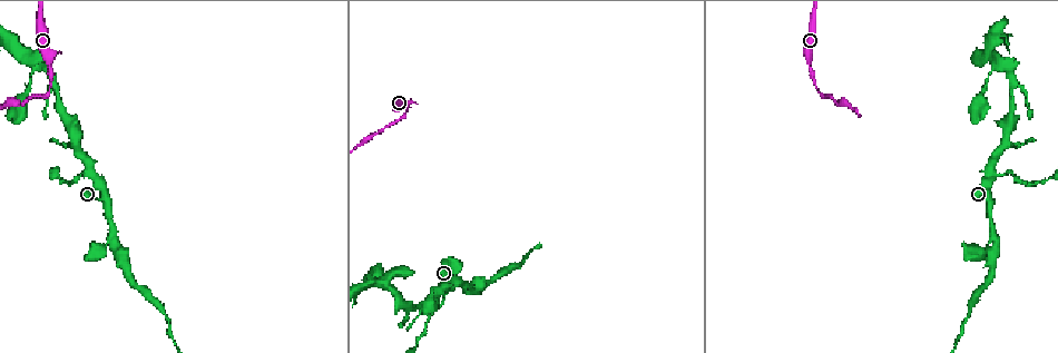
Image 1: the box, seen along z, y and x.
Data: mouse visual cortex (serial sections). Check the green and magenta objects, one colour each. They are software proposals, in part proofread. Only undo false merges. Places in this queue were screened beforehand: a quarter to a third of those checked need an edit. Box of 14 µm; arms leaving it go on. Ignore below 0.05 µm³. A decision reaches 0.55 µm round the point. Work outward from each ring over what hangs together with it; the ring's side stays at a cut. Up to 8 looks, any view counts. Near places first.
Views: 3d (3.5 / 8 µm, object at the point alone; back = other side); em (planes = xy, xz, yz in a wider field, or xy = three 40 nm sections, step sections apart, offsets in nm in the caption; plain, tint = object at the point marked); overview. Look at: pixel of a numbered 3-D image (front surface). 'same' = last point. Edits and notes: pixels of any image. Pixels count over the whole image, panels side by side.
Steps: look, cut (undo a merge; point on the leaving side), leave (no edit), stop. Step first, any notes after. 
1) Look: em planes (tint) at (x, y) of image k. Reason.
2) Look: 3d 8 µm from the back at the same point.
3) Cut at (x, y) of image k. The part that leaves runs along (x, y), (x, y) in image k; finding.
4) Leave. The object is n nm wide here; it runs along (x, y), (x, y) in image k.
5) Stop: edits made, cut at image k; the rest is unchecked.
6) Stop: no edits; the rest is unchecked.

Look: 3d 3.5 µm at (409, 107) of image 1. Sudden change in width.

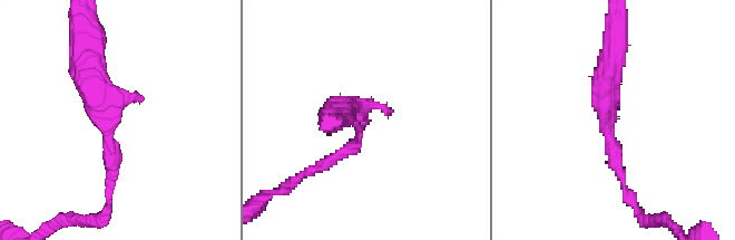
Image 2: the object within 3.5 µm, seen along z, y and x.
Look: em planes (tint) at (109, 132) of image 2.

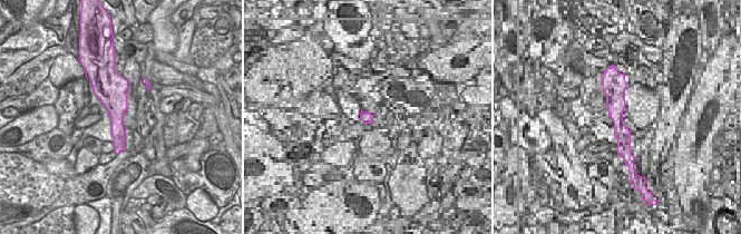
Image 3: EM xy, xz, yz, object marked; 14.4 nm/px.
Leave. It runs along (609, 64), (609, 142), (633, 201) in image 2; all the same cell.

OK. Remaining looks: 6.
Look: 3d 3.5 µm at (1009, 172) of image 1.

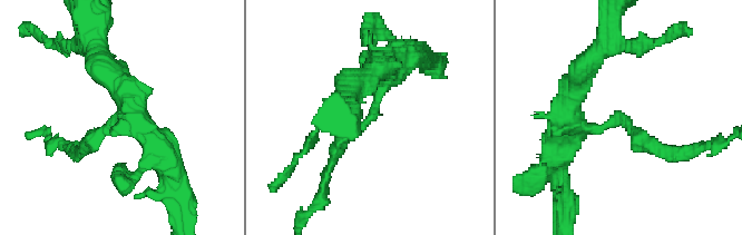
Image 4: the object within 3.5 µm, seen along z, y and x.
Look: em xy step 2 (tint) at (623, 123) of image 4. The arms are 200, 350 nm wide.

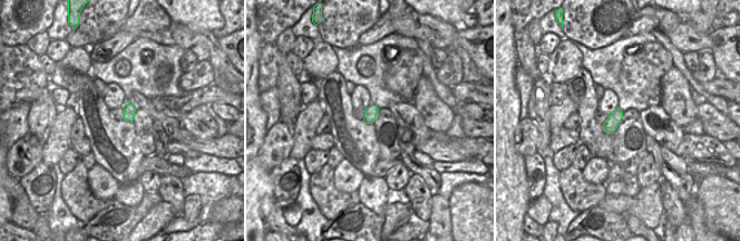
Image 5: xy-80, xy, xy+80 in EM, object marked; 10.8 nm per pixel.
Look: em xy step 3 (tint) at the same point.

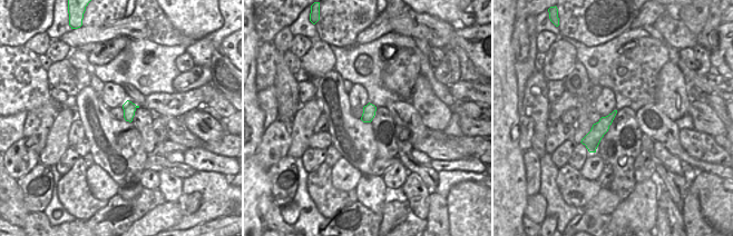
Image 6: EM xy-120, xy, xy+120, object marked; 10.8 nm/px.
Cut at (653, 145) of image 4. Two cells meet here.

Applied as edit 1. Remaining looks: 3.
Stop: edits made, cut at image 4; the rest is unchecked.

